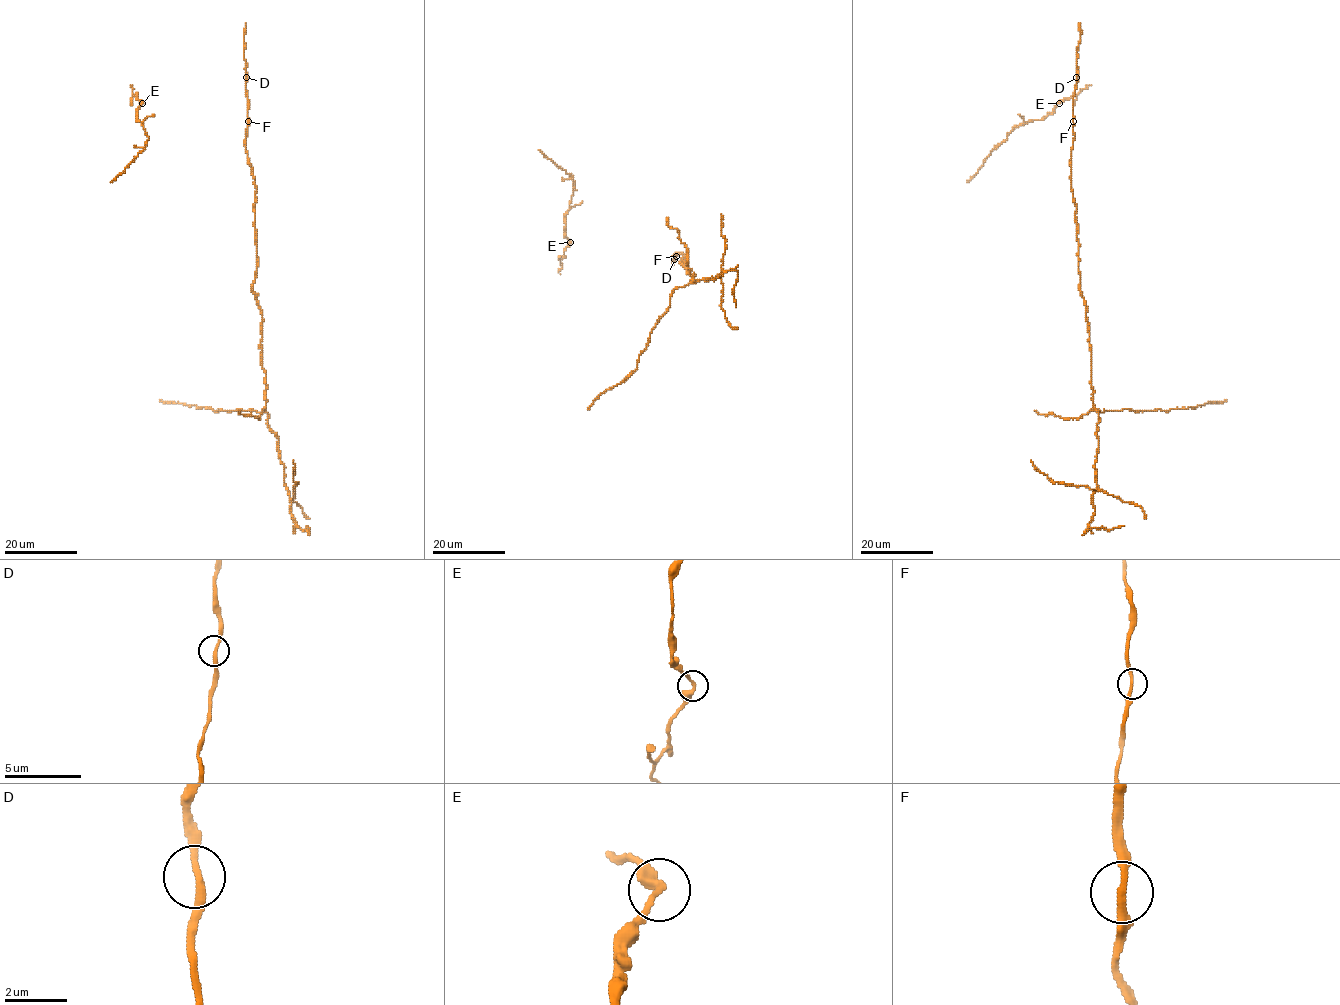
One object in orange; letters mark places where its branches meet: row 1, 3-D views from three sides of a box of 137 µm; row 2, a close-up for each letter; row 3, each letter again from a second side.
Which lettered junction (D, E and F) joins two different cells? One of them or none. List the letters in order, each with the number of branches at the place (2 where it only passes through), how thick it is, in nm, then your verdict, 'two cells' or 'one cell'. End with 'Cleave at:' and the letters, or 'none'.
D: branches 2; calibre 240 nm; one cell
E: branches 2; calibre 240 nm; one cell
F: branches 2; calibre 240 nm; one cell
Cleave at: none

